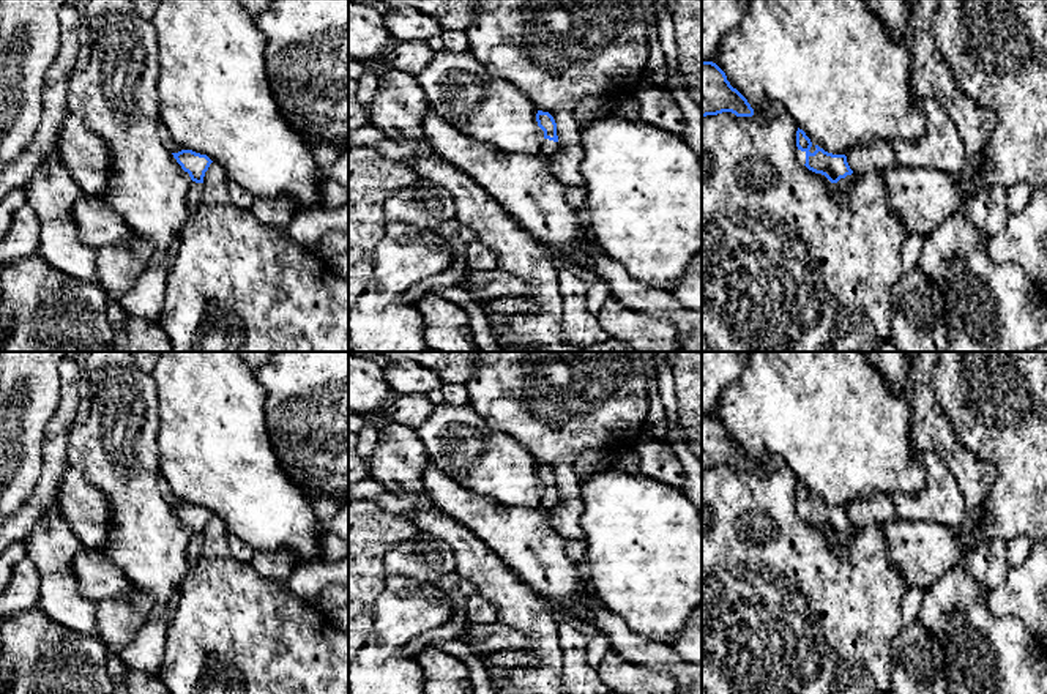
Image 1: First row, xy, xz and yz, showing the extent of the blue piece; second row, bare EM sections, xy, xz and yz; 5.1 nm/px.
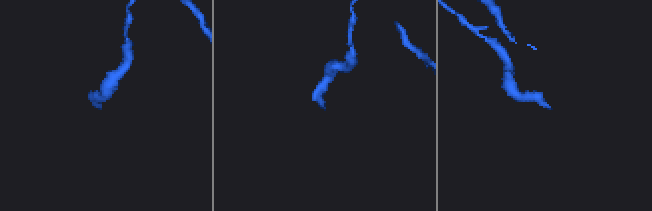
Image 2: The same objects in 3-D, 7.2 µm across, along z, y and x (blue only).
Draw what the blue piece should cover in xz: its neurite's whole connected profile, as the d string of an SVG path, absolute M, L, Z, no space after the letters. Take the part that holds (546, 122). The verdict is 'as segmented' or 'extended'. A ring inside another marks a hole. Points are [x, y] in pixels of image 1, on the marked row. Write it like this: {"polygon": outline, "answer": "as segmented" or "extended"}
{"polygon": "M538 110L538 126L544 131L541 153L552 158L558 148L557 123L549 112Z", "answer": "extended"}

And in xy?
{"polygon": "M181 150L172 155L181 166L181 169L188 172L192 180L188 191L188 210L189 215L192 215L202 200L203 177L213 161L207 155L200 155L192 150Z", "answer": "extended"}

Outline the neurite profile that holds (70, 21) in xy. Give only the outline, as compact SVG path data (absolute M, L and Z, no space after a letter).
M65 3L58 11L60 44L50 65L46 82L69 80L74 76L74 66L80 49L79 32L85 25L76 3Z

